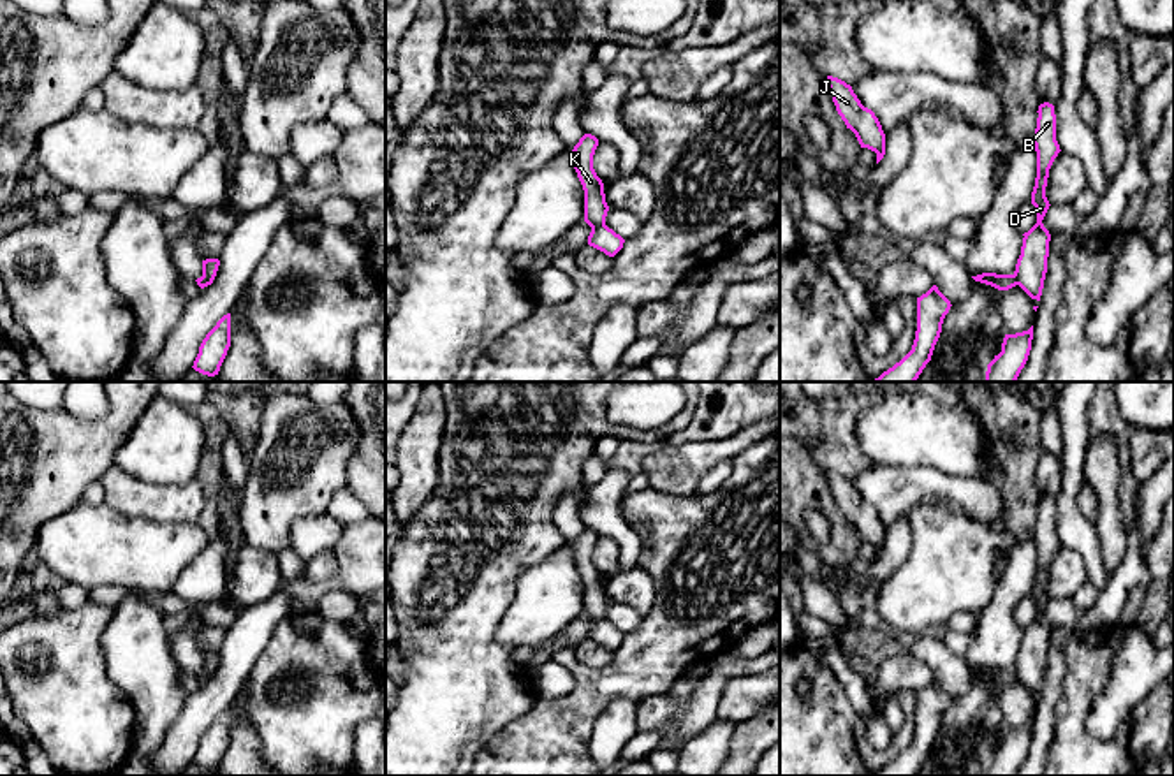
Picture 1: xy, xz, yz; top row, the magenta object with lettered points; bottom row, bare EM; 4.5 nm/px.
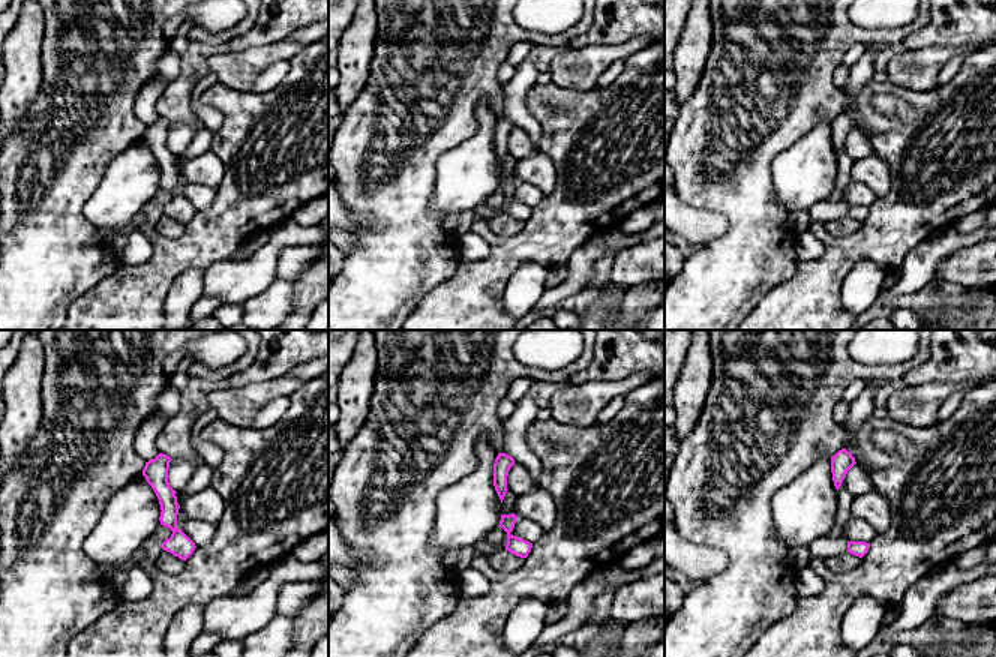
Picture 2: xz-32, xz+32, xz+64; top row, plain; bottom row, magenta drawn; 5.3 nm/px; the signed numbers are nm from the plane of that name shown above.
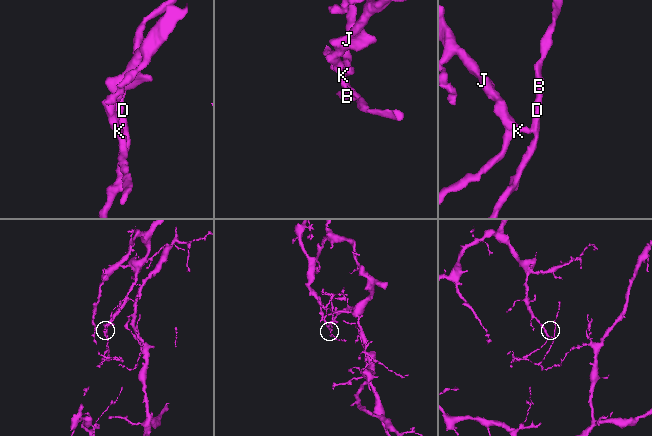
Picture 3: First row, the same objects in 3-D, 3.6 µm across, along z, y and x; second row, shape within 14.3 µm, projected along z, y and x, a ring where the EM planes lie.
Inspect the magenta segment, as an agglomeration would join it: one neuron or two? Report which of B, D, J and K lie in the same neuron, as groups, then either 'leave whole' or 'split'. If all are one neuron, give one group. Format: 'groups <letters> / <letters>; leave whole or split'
groups B D / J K; split

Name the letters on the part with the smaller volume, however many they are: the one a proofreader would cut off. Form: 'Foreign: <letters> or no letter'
Foreign: B, D

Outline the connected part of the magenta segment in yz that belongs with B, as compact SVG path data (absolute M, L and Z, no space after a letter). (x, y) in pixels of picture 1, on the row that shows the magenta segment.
M1044 102L1038 106L1038 118L1035 128L1035 151L1037 151L1037 178L1031 192L1031 204L1037 209L1037 223L1024 232L1021 255L1016 264L1017 285L1031 297L1040 301L1044 280L1047 273L1049 241L1051 234L1044 227L1042 220L1049 209L1049 201L1046 197L1046 187L1049 178L1049 169L1058 157L1060 144L1056 141L1056 114L1054 106Z

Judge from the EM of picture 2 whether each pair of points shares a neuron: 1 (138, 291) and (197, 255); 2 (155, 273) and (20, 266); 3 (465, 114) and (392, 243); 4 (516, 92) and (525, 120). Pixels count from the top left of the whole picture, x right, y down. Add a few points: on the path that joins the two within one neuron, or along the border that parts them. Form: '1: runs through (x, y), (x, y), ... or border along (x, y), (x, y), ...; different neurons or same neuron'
1: runs through (153, 278), (176, 255), (182, 255); same neuron
2: border along (120, 263), (87, 291); different neurons
3: runs through (434, 146), (404, 179), (404, 212); same neuron
4: runs through (516, 99), (518, 113); same neuron

